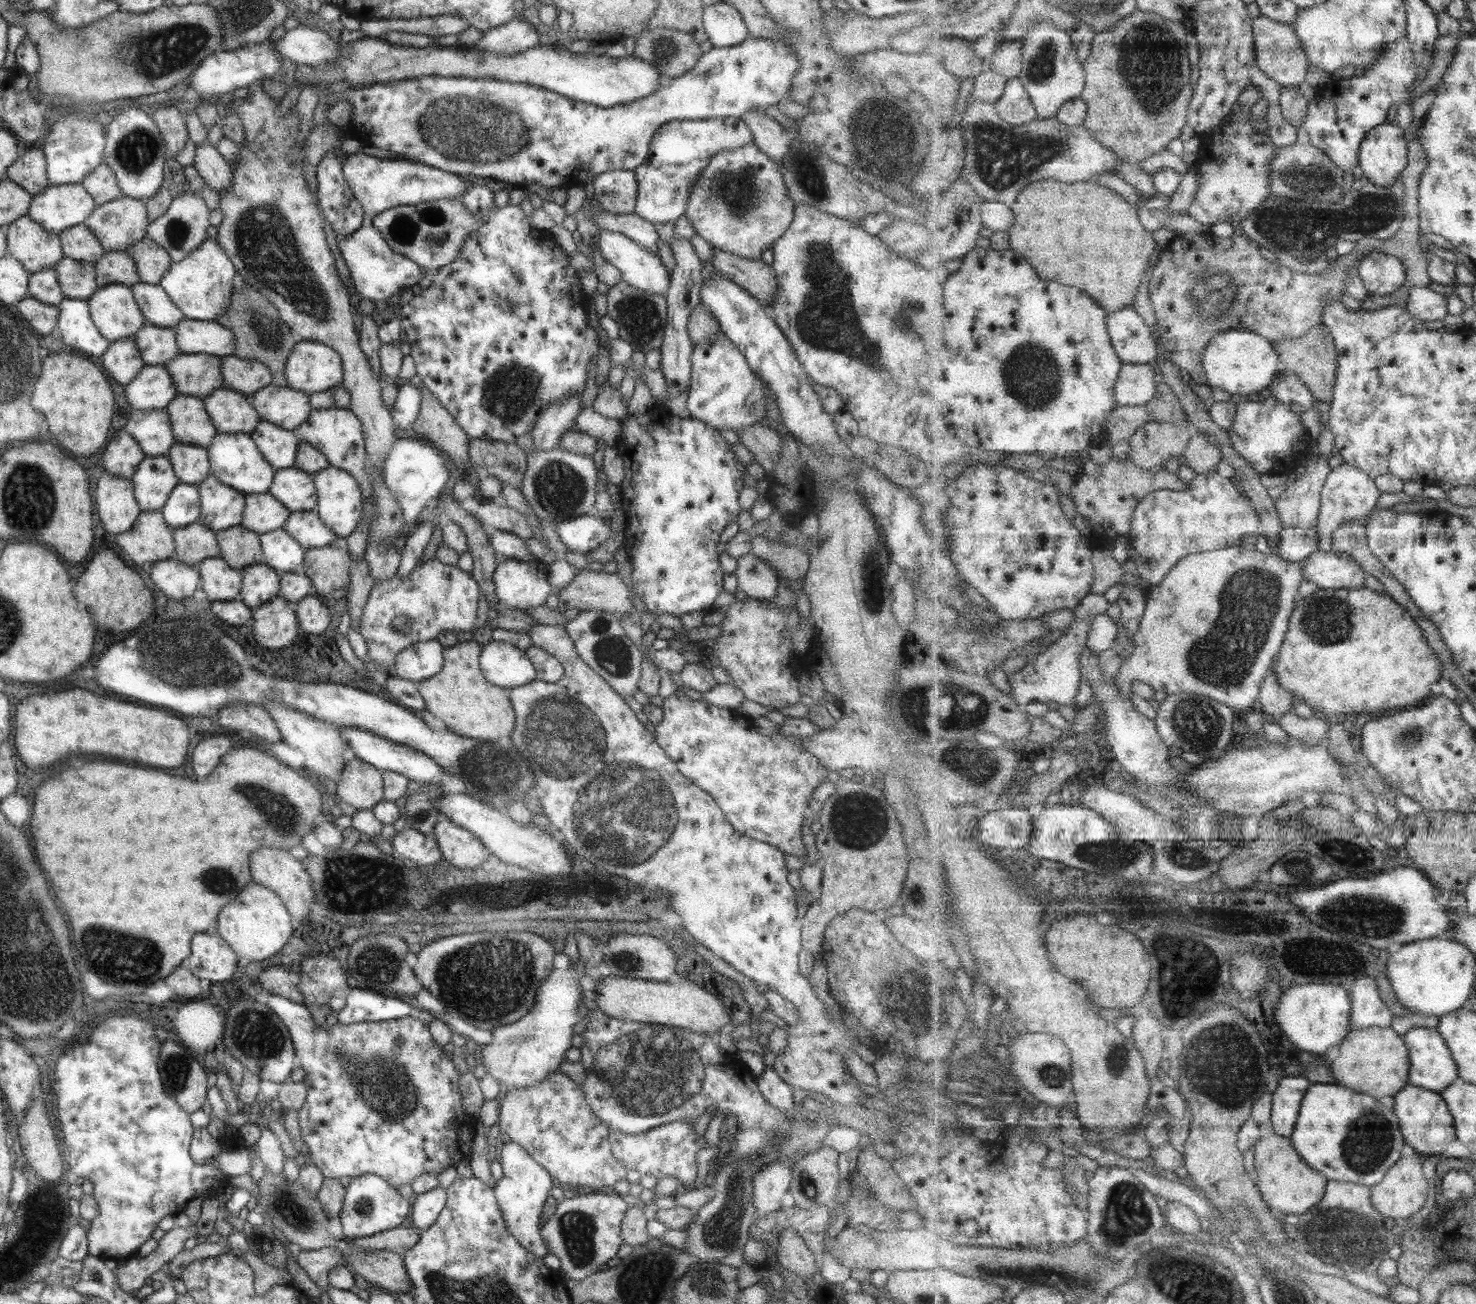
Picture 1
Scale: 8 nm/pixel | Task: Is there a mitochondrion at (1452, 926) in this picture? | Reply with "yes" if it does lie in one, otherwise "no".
no

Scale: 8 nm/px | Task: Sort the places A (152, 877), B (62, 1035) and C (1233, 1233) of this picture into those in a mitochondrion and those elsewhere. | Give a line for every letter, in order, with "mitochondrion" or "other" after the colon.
A: other
B: other
C: other

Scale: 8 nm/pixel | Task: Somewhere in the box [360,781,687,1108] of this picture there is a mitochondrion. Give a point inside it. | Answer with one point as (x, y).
(491, 989)

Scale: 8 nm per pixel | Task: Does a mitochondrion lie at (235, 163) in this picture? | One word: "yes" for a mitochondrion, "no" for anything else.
no

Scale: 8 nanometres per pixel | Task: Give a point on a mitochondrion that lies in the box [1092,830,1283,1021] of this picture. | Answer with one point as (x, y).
(1178, 985)

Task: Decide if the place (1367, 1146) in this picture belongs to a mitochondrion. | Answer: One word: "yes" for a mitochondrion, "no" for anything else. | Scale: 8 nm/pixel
yes

